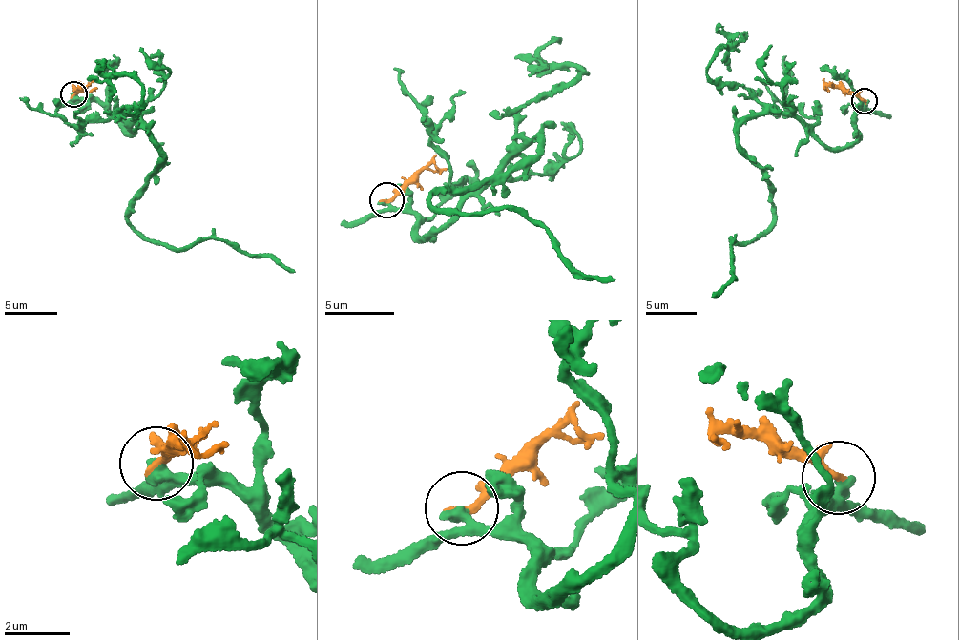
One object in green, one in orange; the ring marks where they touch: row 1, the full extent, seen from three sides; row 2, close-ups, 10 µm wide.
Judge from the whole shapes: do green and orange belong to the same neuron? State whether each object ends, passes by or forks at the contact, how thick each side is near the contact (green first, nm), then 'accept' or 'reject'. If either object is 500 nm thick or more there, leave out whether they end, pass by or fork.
green passes by | orange passes by | 320/170 nm | reject

